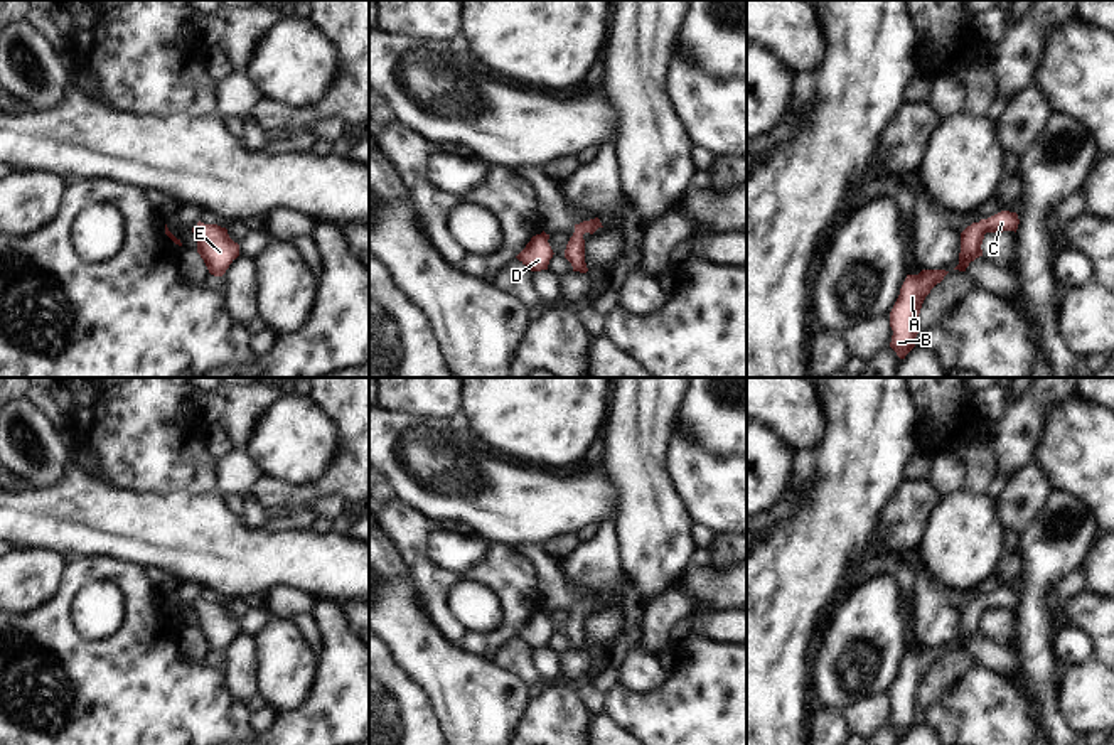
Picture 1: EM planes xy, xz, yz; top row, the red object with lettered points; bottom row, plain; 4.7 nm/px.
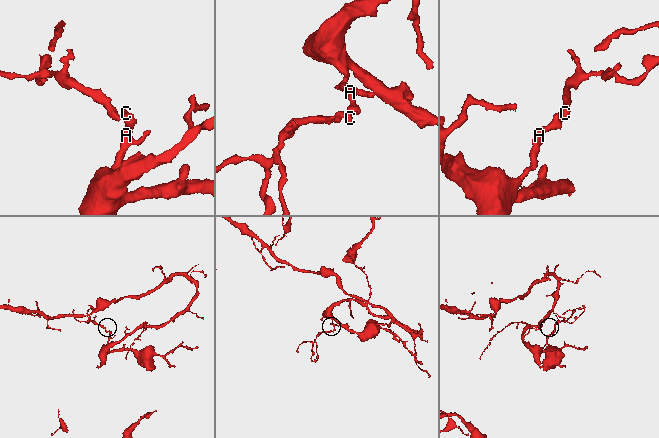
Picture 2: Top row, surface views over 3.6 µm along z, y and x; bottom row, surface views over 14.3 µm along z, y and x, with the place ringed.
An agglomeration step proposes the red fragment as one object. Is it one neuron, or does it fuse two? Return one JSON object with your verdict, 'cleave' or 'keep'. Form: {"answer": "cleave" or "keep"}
{"answer": "keep"}

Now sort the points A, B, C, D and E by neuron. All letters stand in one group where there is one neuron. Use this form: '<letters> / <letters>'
A B C D E

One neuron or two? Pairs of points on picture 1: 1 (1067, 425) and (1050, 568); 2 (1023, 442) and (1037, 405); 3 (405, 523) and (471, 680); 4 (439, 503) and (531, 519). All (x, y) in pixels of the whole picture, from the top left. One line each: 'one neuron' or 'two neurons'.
1: two neurons
2: one neuron
3: two neurons
4: one neuron

